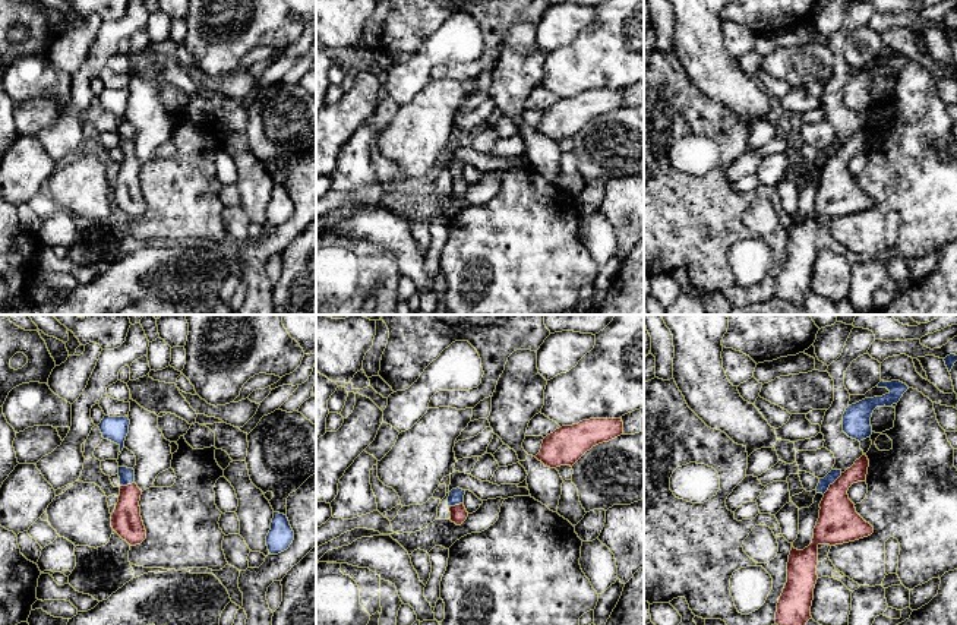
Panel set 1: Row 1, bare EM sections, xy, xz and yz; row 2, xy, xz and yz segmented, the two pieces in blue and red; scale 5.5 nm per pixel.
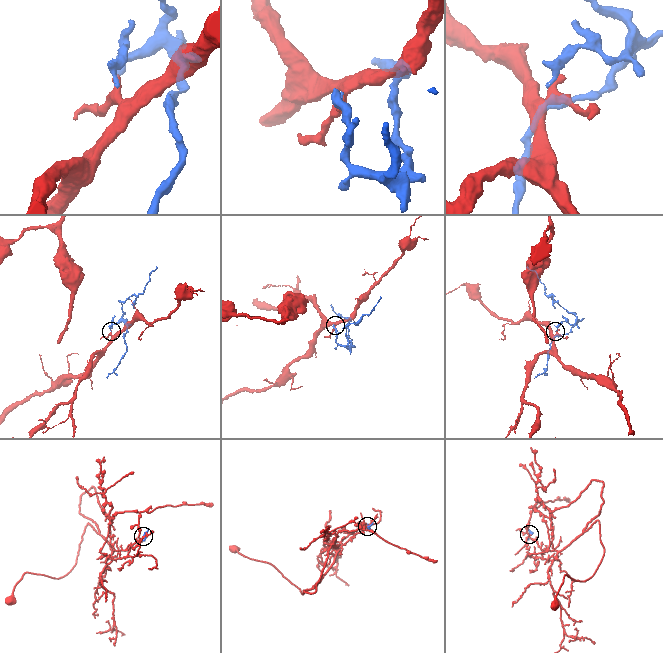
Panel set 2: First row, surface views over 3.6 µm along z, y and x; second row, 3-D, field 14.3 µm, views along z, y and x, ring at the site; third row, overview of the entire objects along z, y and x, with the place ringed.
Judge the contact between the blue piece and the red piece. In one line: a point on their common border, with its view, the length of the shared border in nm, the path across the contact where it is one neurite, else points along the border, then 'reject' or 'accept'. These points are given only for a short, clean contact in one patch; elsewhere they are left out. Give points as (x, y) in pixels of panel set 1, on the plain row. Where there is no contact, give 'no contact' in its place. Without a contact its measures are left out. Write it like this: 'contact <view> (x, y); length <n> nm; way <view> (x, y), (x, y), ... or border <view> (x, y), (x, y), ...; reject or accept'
contact yz (833, 154); length 160 nm; border yz (842, 145), (823, 166); reject

